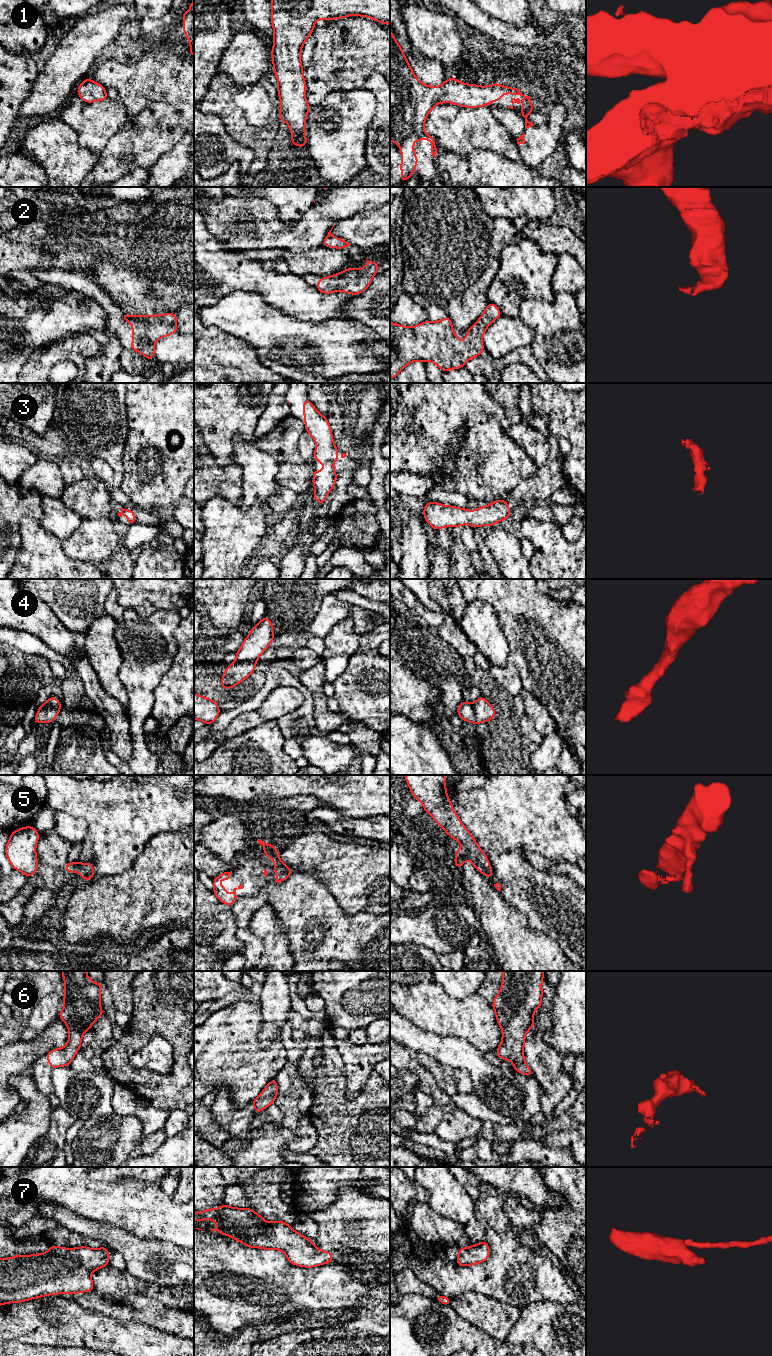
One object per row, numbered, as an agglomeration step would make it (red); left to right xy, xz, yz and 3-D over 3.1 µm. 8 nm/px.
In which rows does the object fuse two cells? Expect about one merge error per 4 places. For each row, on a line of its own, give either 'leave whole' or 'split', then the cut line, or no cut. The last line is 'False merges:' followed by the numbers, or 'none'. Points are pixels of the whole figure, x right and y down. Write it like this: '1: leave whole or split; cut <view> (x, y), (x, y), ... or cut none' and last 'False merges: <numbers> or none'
1: leave whole; cut none
2: leave whole; cut none
3: leave whole; cut none
4: leave whole; cut none
5: leave whole; cut none
6: leave whole; cut none
7: leave whole; cut none
False merges: none

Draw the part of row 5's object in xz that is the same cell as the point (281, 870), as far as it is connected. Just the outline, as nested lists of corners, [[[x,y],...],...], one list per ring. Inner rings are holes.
[[[261,839],[257,841],[264,847],[264,856],[273,858],[275,876],[277,877],[274,882],[280,883],[285,881],[291,875],[292,869],[280,860],[280,854],[276,851],[276,845],[269,845]]]

